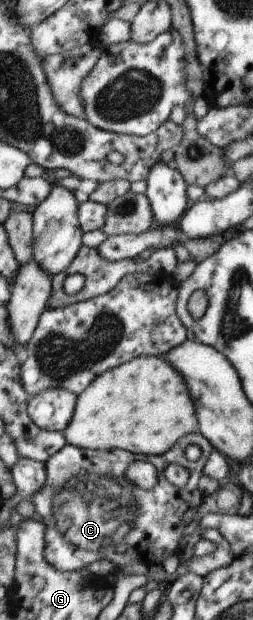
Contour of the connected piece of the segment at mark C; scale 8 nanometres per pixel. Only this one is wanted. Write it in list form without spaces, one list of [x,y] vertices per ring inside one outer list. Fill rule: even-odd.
[[[199,433],[186,435],[162,455],[145,458],[122,449],[92,450],[65,443],[43,463],[46,481],[27,499],[34,505],[35,517],[45,524],[45,559],[58,571],[74,571],[99,558],[119,568],[132,561],[140,561],[146,566],[158,565],[168,555],[177,554],[184,527],[199,518],[202,495],[197,483],[212,450],[208,440]],[[189,445],[196,445],[200,451],[201,456],[196,461],[184,457]],[[143,458],[159,472],[158,483],[148,491],[131,486],[124,471],[126,465]],[[170,461],[179,462],[189,471],[182,487],[174,487],[162,475]]]

